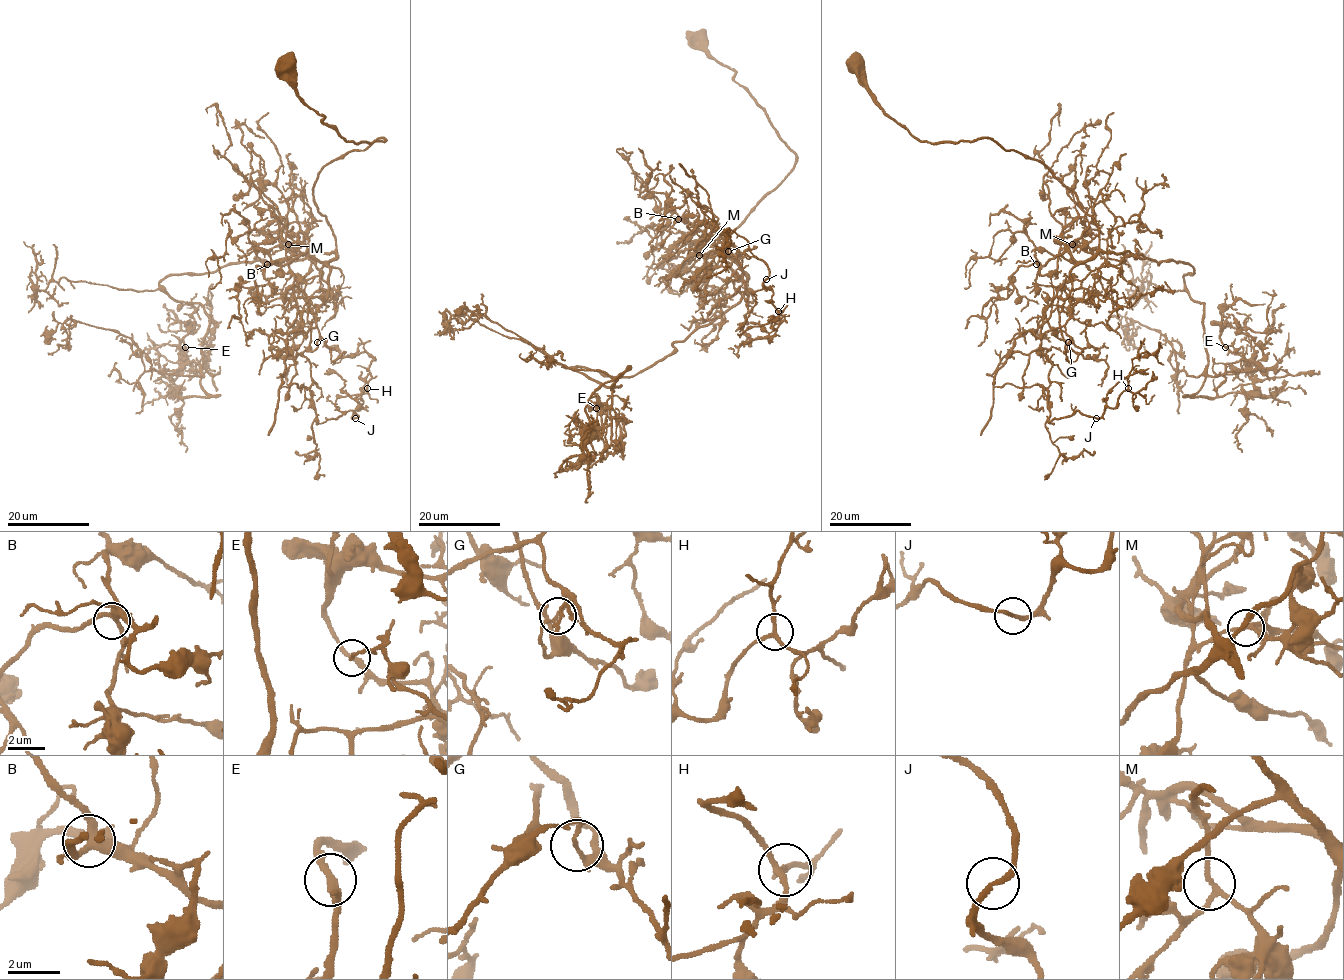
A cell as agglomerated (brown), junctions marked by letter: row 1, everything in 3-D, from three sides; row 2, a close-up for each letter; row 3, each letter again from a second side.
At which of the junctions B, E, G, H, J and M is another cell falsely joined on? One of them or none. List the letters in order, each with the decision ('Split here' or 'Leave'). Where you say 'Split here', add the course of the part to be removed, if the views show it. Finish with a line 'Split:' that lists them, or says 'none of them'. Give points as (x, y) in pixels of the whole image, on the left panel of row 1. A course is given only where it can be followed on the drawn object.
B: Leave
E: Leave
G: Split here. Course of the part to remove: (317, 342), (316, 326), (292, 331), (281, 385), (303, 384), (319, 423), (358, 417), (374, 358), (328, 347)
H: Leave
J: Leave
M: Leave
Split: G

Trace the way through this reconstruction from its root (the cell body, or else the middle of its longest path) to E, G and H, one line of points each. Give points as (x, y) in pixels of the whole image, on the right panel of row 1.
E: (856, 61), (921, 141), (992, 138), (1075, 193), (1104, 251), (1187, 262), (1208, 375), (1246, 361), (1226, 347)
G: (856, 61), (882, 110), (921, 141), (992, 138), (1075, 193), (1098, 251), (1071, 270), (1069, 342)
H: (856, 61), (921, 141), (992, 138), (1075, 193), (1098, 251), (1040, 339), (1049, 423), (1128, 388)

